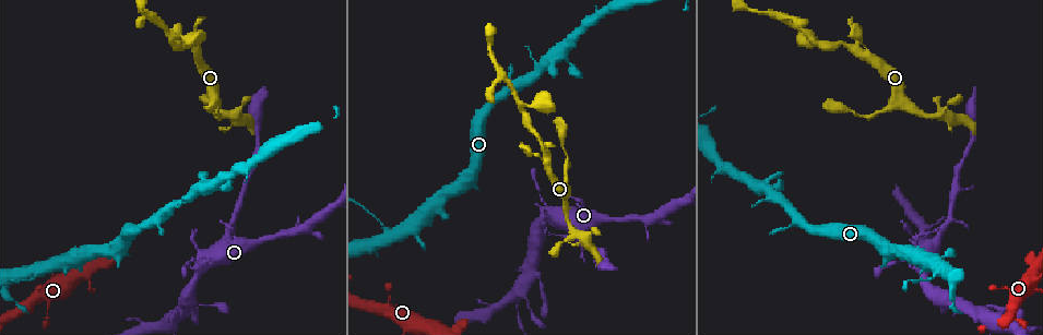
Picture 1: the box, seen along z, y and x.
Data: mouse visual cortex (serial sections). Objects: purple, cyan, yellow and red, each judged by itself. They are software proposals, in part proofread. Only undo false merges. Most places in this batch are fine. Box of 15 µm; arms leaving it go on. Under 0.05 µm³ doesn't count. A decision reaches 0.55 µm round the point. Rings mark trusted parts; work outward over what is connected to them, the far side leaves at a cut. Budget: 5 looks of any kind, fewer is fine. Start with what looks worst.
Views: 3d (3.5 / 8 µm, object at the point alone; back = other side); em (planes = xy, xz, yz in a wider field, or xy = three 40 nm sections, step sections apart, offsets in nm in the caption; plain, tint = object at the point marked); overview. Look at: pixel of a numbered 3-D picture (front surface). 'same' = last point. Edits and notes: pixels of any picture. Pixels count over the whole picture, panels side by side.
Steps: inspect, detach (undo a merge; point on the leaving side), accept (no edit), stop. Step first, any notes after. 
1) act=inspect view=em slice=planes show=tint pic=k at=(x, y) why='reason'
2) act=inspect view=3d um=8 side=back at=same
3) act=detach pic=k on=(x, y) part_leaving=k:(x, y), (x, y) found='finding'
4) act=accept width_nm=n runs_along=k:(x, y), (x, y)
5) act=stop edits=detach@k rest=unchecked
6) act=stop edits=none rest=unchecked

act=inspect view=3d um=3.5 pic=1 at=(935, 272) why='three-way junction'

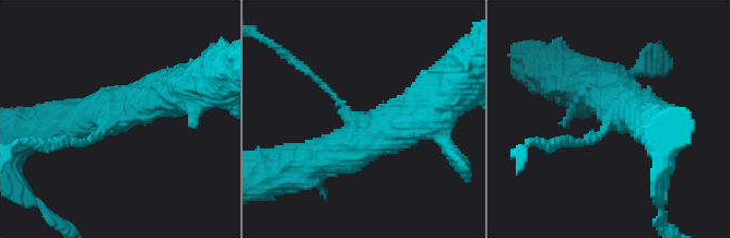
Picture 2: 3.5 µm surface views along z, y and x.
act=inspect view=em slice=planes show=tint pic=2 at=(609, 123) arms=3 arm_widths_nm=100,500,500 why='need the tissue'

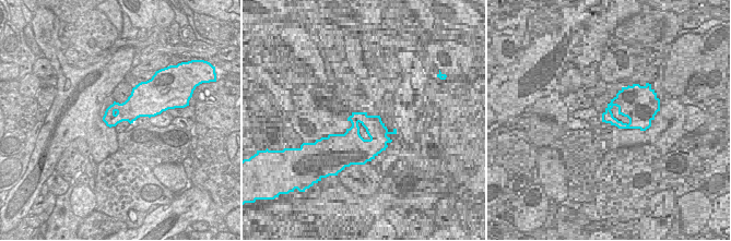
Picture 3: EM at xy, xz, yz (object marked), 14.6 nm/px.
act=accept runs_along=2:(168, 94), (65, 141) found='continuous, no second cell'

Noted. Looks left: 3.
act=inspect view=3d um=3.5 pic=1 at=(91, 283) why='sharp bend'

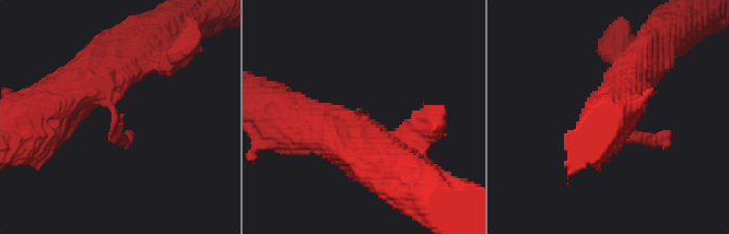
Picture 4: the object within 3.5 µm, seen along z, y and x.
act=inspect view=em slice=xy step=1 show=tint pic=4 at=(115, 120)

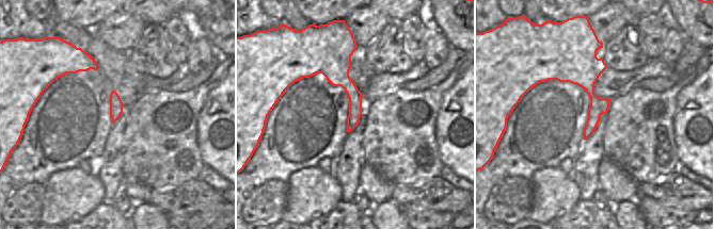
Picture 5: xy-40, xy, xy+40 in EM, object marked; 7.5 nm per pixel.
act=accept arm_widths_nm=150,600 runs_along=4:(317, 129), (360, 112), (374, 168) found='one cell here'

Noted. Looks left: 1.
act=stop edits=none rest=unchecked

